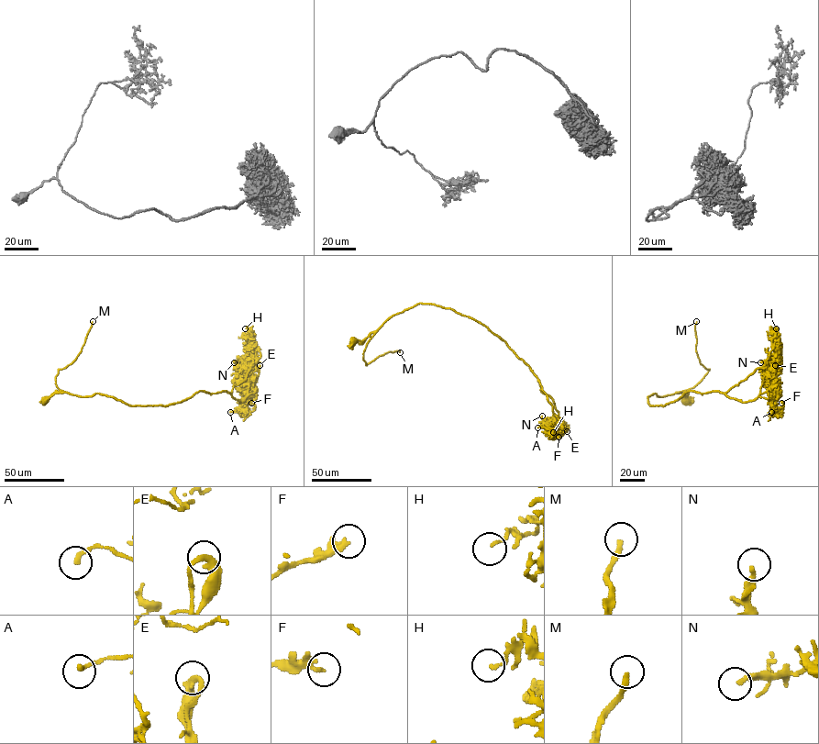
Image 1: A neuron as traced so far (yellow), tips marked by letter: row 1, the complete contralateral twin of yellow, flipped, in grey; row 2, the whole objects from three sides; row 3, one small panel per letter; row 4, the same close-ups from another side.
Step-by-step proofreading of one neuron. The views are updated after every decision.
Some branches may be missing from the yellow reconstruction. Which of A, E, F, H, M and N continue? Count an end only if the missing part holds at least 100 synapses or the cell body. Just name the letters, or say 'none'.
M

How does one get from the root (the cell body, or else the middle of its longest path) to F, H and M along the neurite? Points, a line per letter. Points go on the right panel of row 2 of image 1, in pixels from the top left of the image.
F: (687, 401), (647, 397), (664, 405), (719, 391), (781, 403)
H: (687, 401), (678, 392), (647, 397), (650, 405), (664, 405), (689, 391), (725, 393), (766, 362), (776, 328)
M: (687, 401), (684, 393), (677, 392), (693, 387), (709, 369), (700, 363), (696, 351), (696, 321)

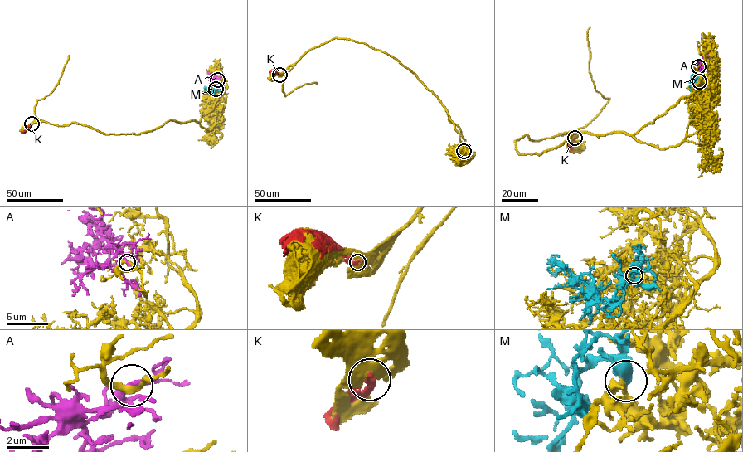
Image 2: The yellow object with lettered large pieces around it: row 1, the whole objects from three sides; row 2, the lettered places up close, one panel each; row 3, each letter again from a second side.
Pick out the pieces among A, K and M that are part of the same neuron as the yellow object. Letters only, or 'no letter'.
A

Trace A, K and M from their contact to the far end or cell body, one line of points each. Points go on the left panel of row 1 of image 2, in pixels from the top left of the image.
A: (217, 80), (209, 69)
K: (31, 123), (21, 130)
M: (216, 89), (219, 89), (212, 92), (204, 88)

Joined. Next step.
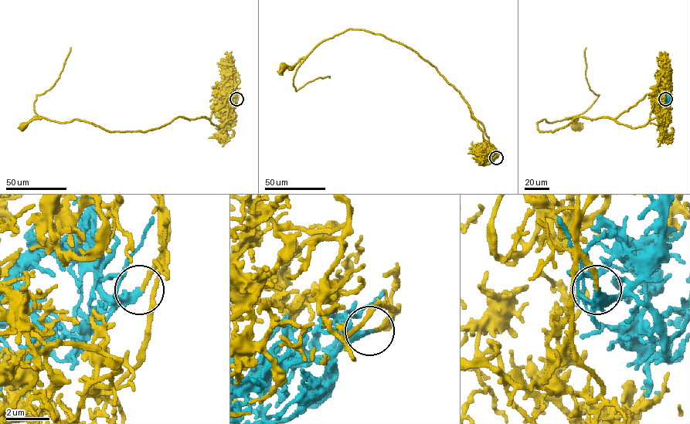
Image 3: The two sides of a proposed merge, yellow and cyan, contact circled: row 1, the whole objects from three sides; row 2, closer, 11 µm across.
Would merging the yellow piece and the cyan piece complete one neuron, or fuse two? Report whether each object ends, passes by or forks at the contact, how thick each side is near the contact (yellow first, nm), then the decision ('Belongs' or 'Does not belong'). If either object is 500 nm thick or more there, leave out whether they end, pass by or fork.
At the ring yellow ends. At the ring cyan ends. Thickness 190 nm (yellow) against 380 nm. Belongs

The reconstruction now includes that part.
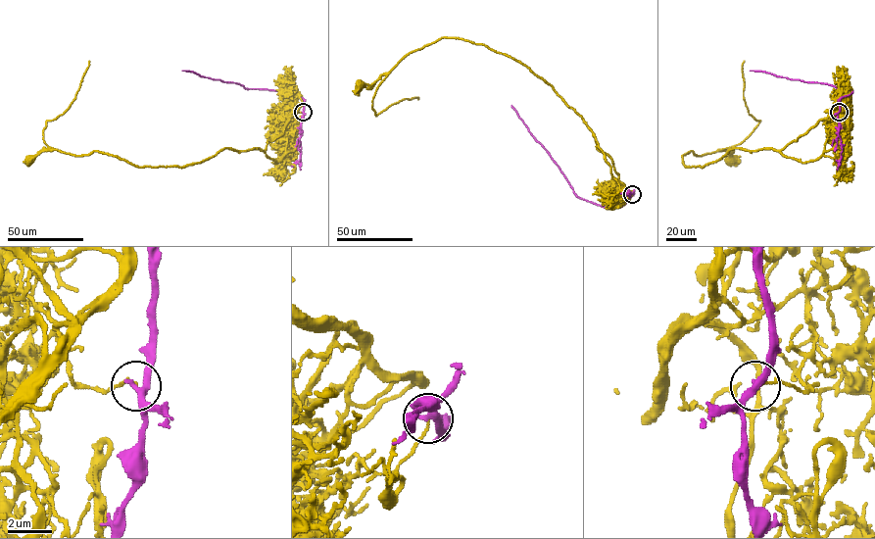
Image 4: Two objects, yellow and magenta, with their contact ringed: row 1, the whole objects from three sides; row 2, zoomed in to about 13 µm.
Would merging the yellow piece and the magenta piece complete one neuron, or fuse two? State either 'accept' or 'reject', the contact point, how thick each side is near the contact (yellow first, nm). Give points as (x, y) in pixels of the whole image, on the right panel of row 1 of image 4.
reject | (839, 112) | 80/320 nm

